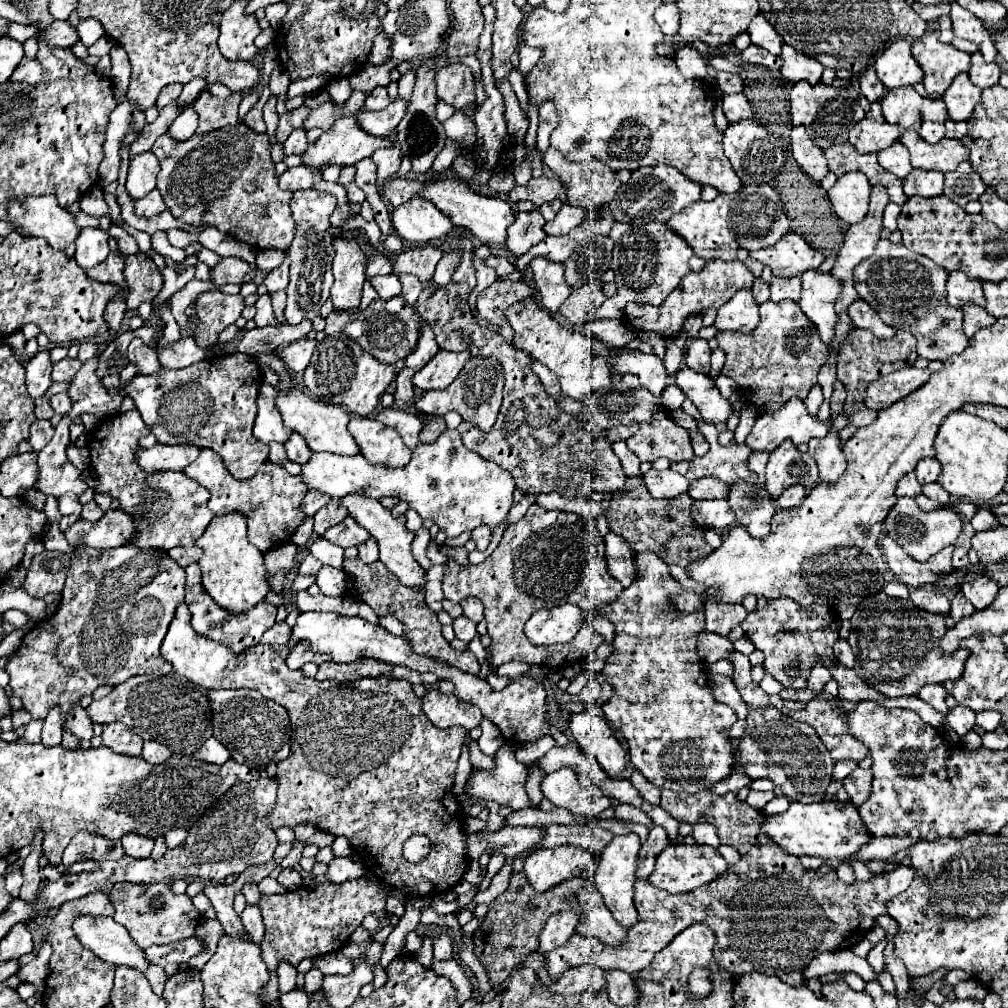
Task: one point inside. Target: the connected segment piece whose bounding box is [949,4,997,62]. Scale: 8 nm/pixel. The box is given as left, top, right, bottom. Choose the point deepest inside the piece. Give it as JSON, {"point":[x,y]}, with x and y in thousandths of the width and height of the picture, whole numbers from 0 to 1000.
{"point":[957,25]}

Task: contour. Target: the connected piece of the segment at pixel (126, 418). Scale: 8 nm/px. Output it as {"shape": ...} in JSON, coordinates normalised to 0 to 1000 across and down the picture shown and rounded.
{"shape":[[[136,407],[102,415],[96,425],[92,425],[86,442],[90,448],[90,464],[100,478],[96,488],[106,488],[112,494],[118,494],[120,506],[132,512],[136,522],[134,542],[162,546],[170,546],[172,542],[191,542],[213,512],[205,504],[207,488],[182,468],[140,468],[134,458],[134,448],[138,446],[138,435],[146,431],[148,425],[142,421]]]}

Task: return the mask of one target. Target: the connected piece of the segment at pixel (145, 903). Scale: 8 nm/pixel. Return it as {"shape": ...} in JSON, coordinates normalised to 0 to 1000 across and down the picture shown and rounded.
{"shape":[[[162,873],[156,877],[112,877],[108,889],[114,899],[114,915],[126,921],[138,940],[184,933],[193,925],[197,905],[186,887],[174,887],[170,883],[170,873]]]}

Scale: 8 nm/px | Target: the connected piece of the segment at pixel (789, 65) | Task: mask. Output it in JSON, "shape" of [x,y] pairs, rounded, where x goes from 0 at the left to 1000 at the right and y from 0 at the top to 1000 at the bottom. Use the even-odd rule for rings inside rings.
{"shape":[[[777,46],[777,52],[775,52],[775,58],[777,58],[777,65],[775,65],[775,73],[785,81],[803,81],[803,83],[813,83],[814,79],[814,73],[816,73],[816,63],[791,52],[789,48],[785,46]]]}

